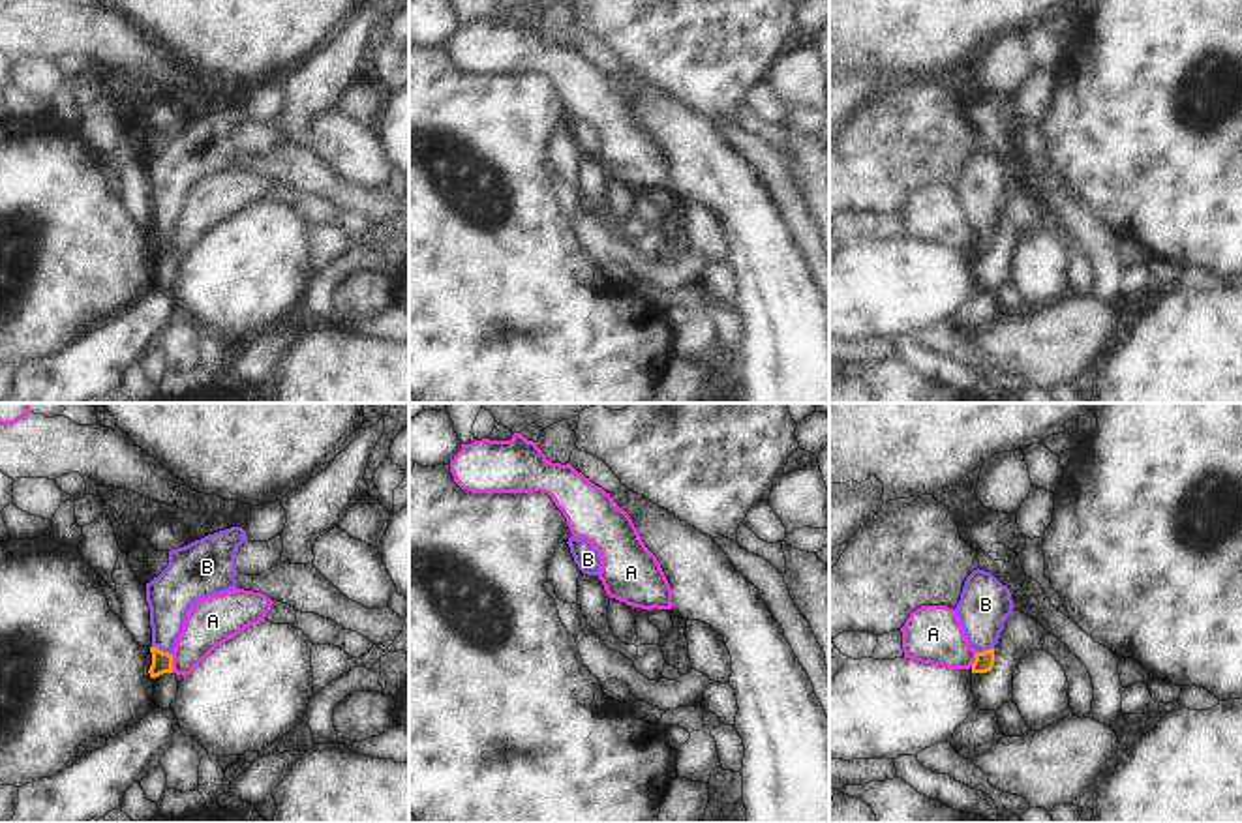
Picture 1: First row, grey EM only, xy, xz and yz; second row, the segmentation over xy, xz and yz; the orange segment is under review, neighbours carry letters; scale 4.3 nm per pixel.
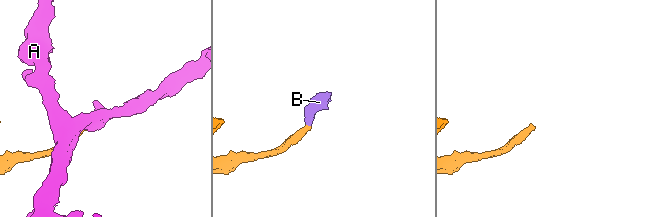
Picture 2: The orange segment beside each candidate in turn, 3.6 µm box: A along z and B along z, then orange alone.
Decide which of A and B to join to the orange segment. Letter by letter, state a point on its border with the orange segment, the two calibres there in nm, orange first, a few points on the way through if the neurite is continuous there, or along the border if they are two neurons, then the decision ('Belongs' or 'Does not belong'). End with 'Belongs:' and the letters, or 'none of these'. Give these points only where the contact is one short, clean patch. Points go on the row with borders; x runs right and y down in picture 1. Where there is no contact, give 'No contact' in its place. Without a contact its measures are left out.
A: Touches orange at xy (171, 664). Thickness 100 nm (orange) against 200 nm. Boundary: xy (171, 655), (173, 672). Does not belong
B: Touches orange at xy (162, 651). Thickness 100 nm (orange) against 200 nm. Path across: xy (162, 662), (162, 651), (171, 595). Belongs
Belongs: B.

